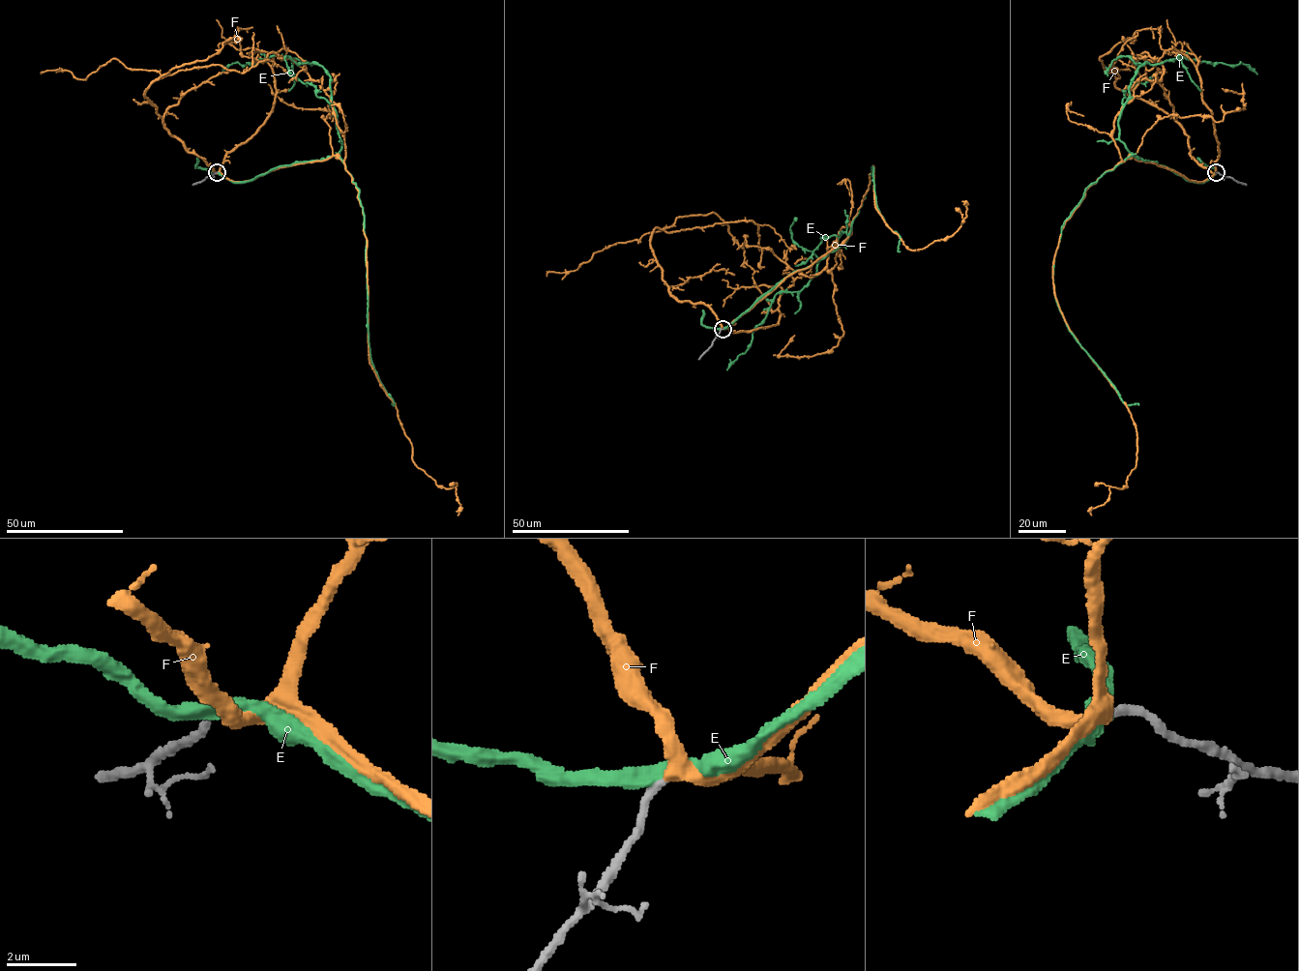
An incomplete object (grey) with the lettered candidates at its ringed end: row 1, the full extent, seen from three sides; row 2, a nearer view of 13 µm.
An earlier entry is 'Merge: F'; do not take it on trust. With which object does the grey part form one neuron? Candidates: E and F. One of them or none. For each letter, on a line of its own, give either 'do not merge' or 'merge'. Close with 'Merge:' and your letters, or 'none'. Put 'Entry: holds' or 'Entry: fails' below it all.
E: do not merge
F: merge
Merge: F
Entry: holds

